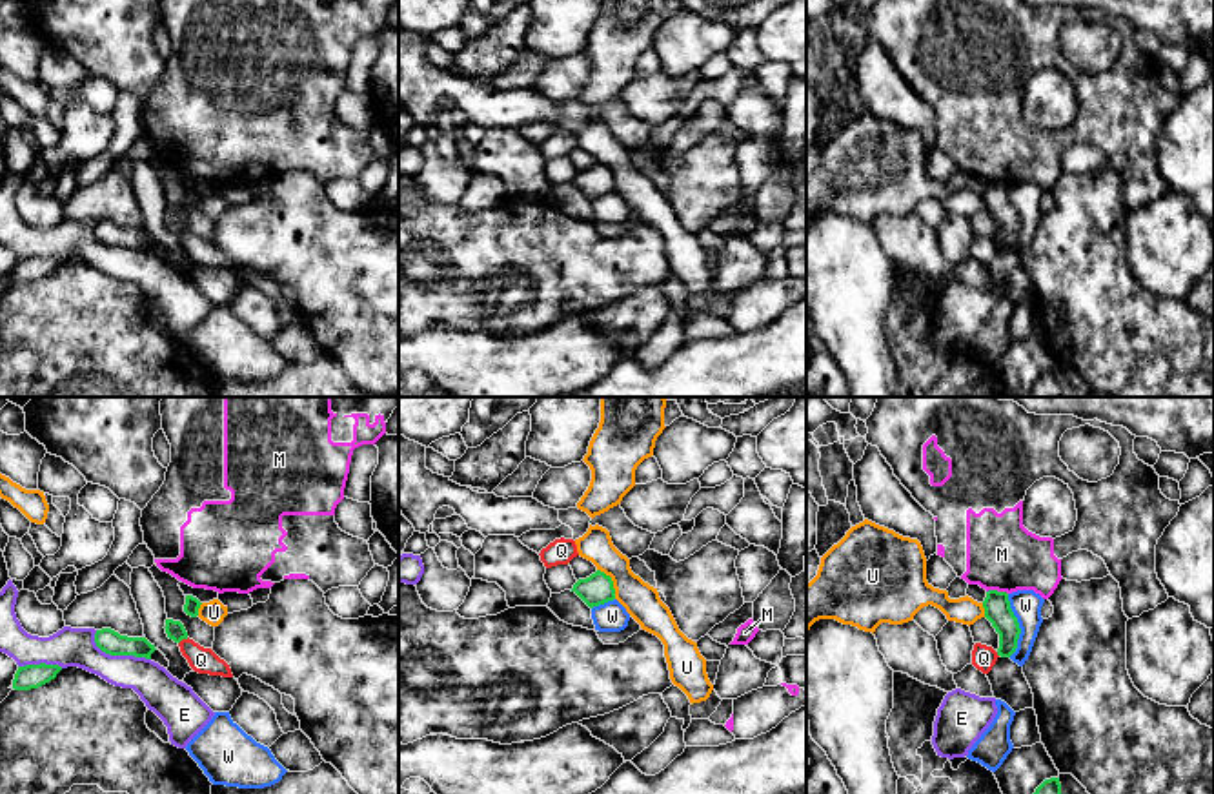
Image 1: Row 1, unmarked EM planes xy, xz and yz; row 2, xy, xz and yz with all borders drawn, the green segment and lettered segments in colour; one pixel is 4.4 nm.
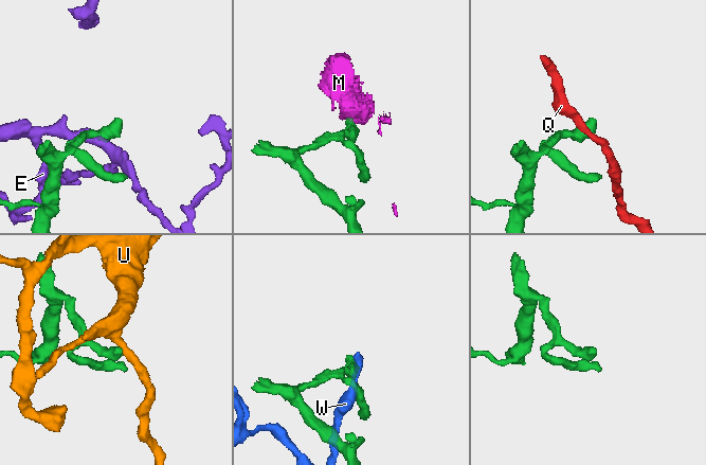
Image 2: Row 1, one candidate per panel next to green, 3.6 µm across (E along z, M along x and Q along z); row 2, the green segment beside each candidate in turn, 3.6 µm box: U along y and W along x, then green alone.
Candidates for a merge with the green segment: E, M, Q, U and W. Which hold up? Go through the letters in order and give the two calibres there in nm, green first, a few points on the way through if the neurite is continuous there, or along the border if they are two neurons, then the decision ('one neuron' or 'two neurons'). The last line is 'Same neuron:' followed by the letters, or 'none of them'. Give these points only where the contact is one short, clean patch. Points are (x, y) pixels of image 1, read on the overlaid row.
E: calibres 110 and 180 nm; border xy (93, 634), (93, 641), (110, 654), (133, 654), (150, 660); two neurons
M: calibres 120 and 320 nm; border yz (987, 590), (1003, 590), (1007, 594); two neurons
Q: calibres 90 and 110 nm; two neurons
U: calibres 140 and 160 nm; two neurons
W: calibres 120 and 130 nm; border yz (1007, 594), (1020, 629), (1018, 647), (1011, 656); two neurons
Same neuron: none of them

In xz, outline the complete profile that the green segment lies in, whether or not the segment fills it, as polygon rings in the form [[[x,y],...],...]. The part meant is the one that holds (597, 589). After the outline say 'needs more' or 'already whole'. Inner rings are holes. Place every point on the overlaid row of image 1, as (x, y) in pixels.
[[[601,570],[586,579],[579,579],[572,592],[575,592],[590,608],[615,599],[613,581]]]; already whole

